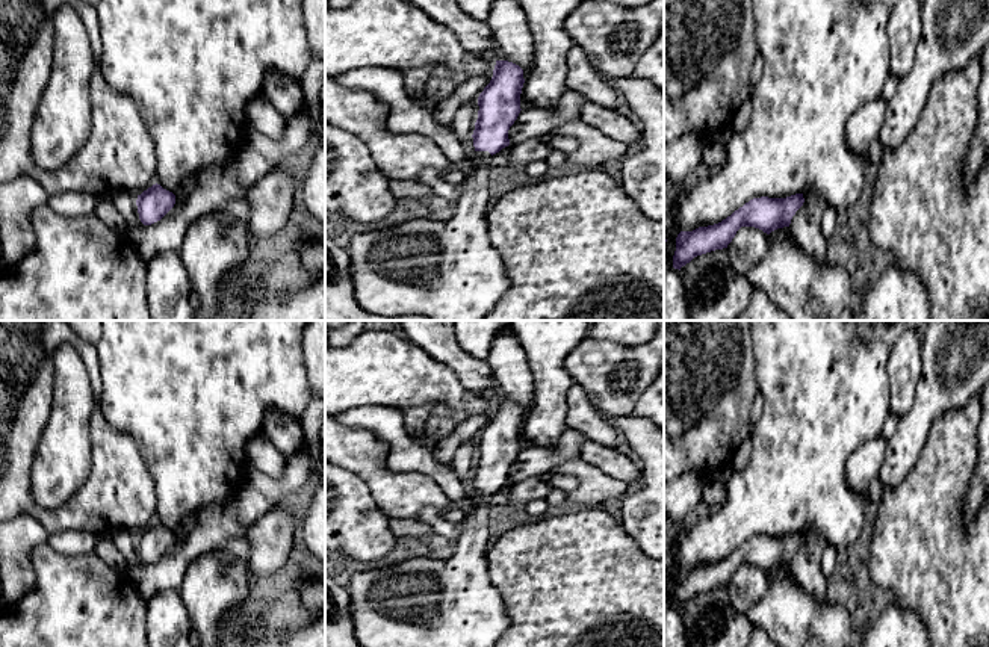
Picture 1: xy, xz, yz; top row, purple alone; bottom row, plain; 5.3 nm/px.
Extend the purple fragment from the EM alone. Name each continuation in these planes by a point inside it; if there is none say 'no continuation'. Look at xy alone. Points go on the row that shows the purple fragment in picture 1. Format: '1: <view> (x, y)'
no continuation

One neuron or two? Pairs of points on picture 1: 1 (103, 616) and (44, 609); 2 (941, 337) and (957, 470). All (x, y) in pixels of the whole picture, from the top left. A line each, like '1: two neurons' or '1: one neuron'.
1: one neuron
2: two neurons

